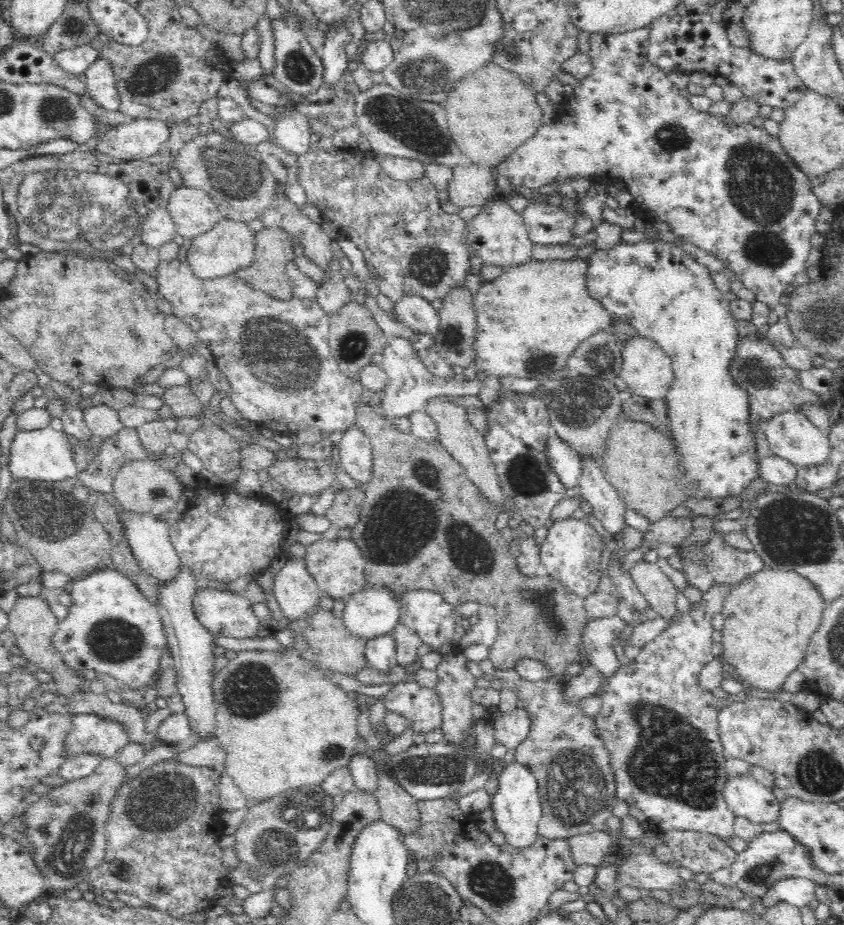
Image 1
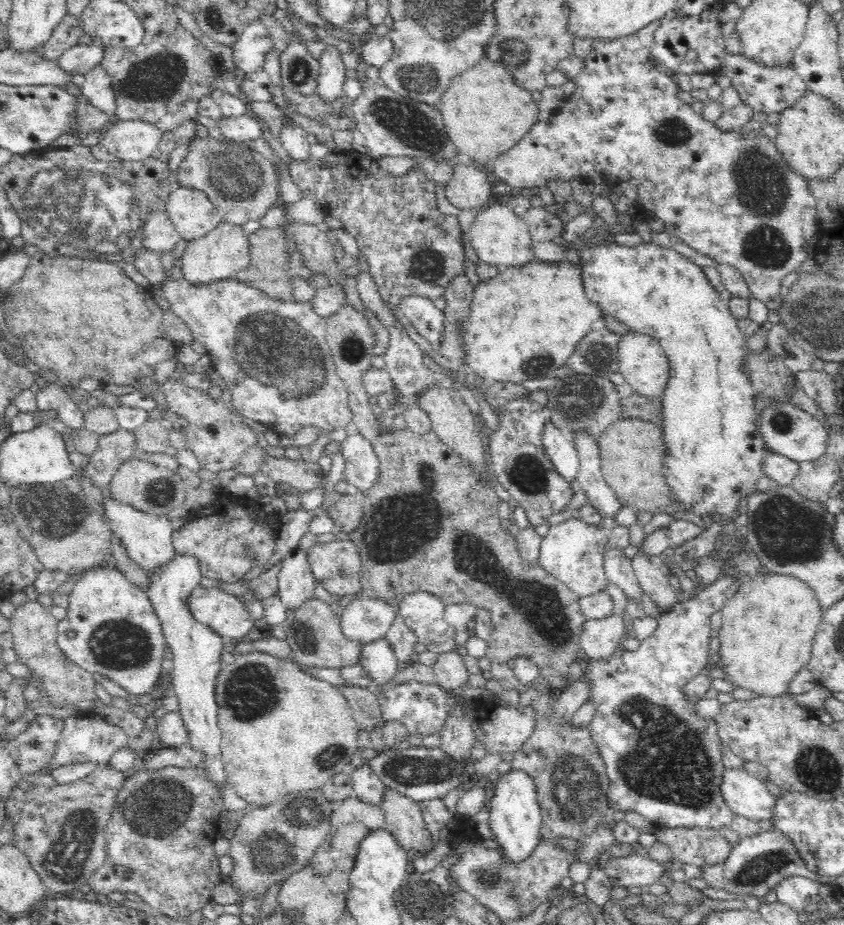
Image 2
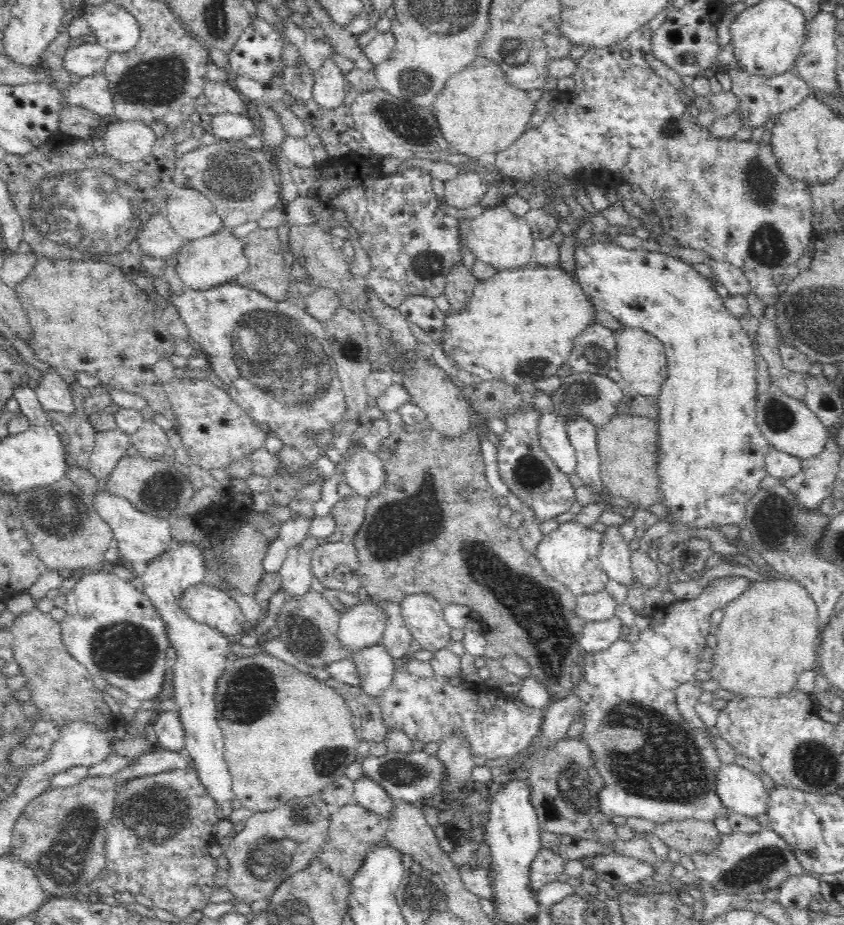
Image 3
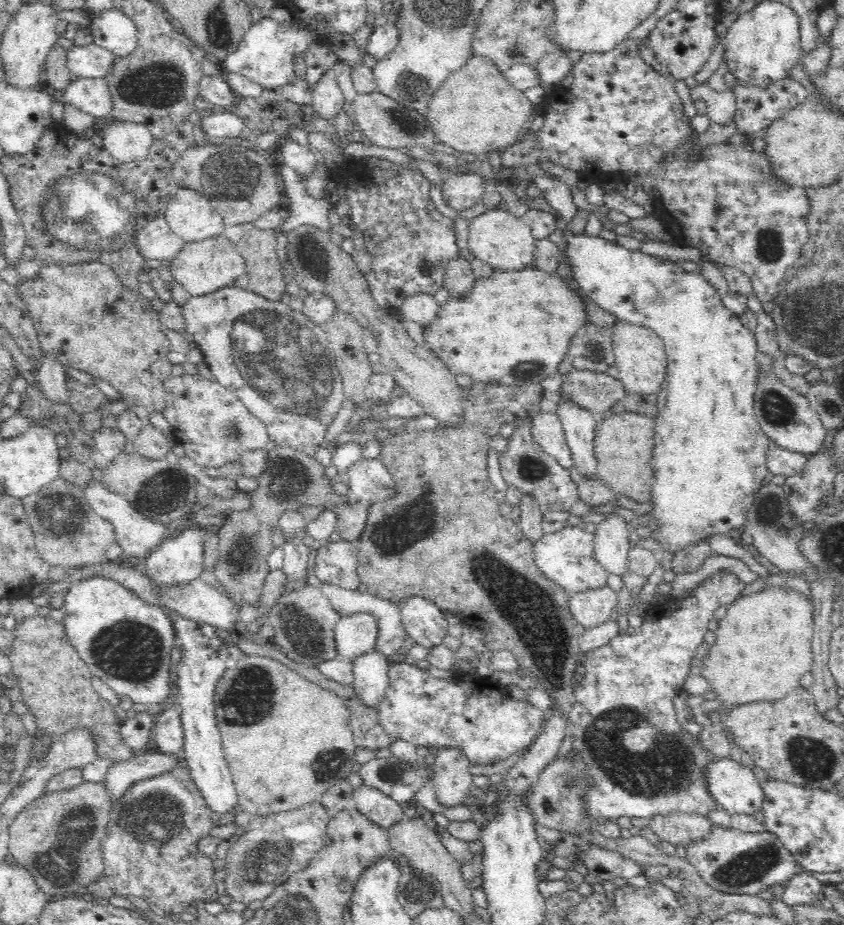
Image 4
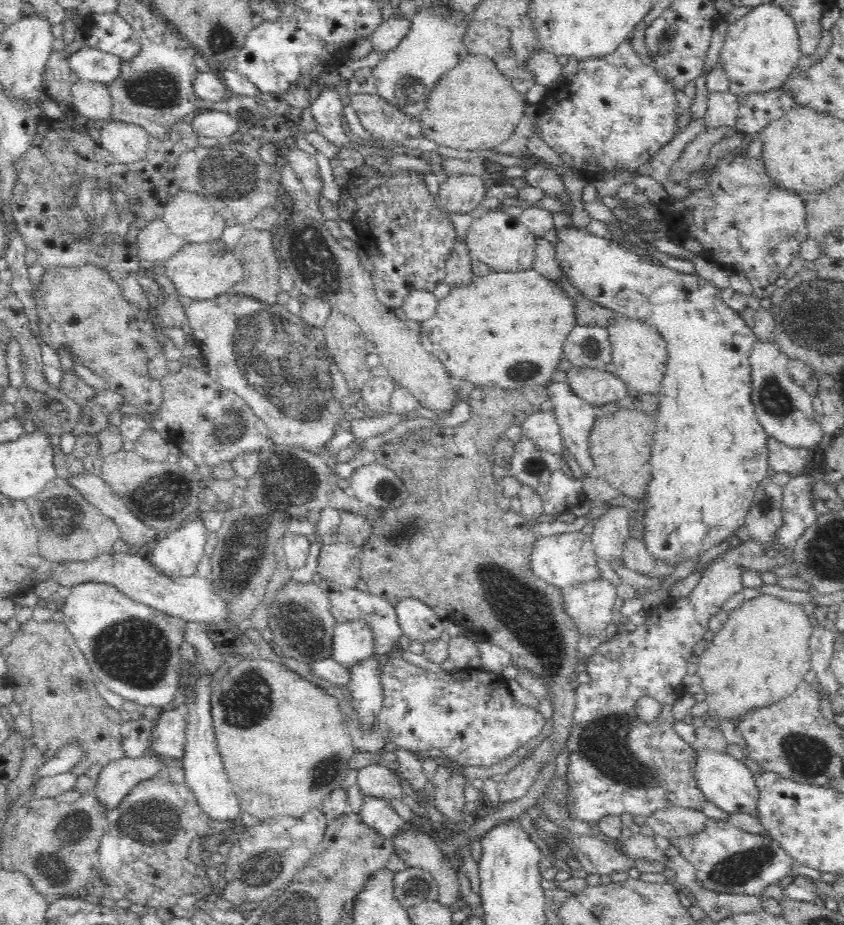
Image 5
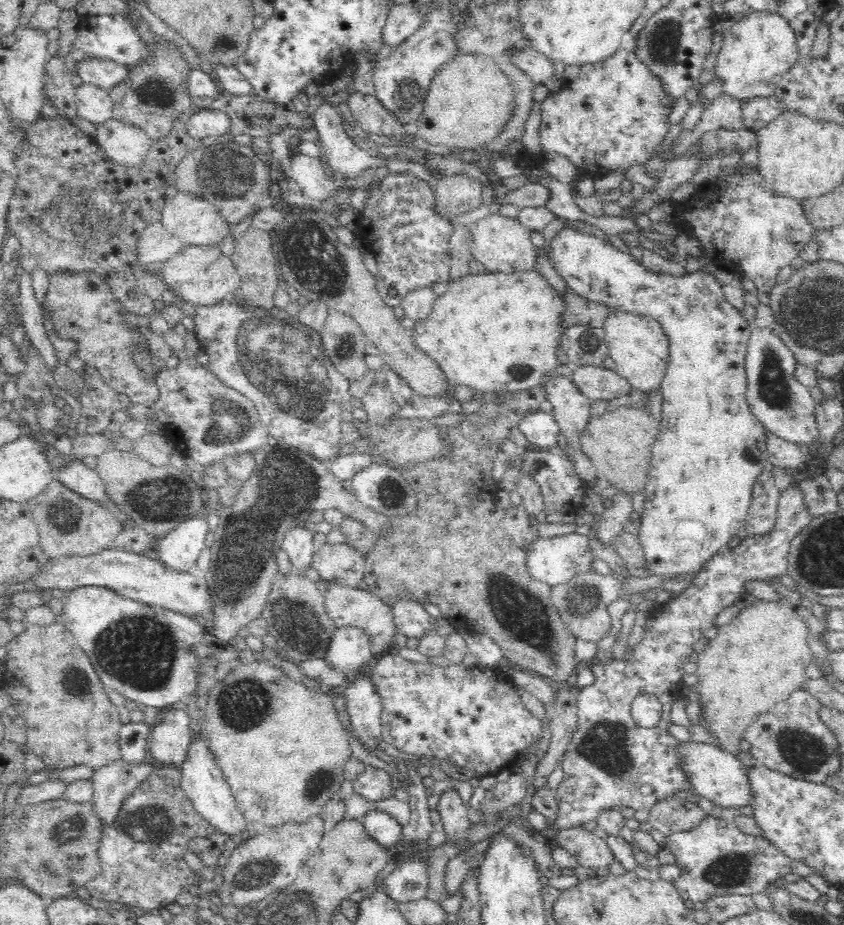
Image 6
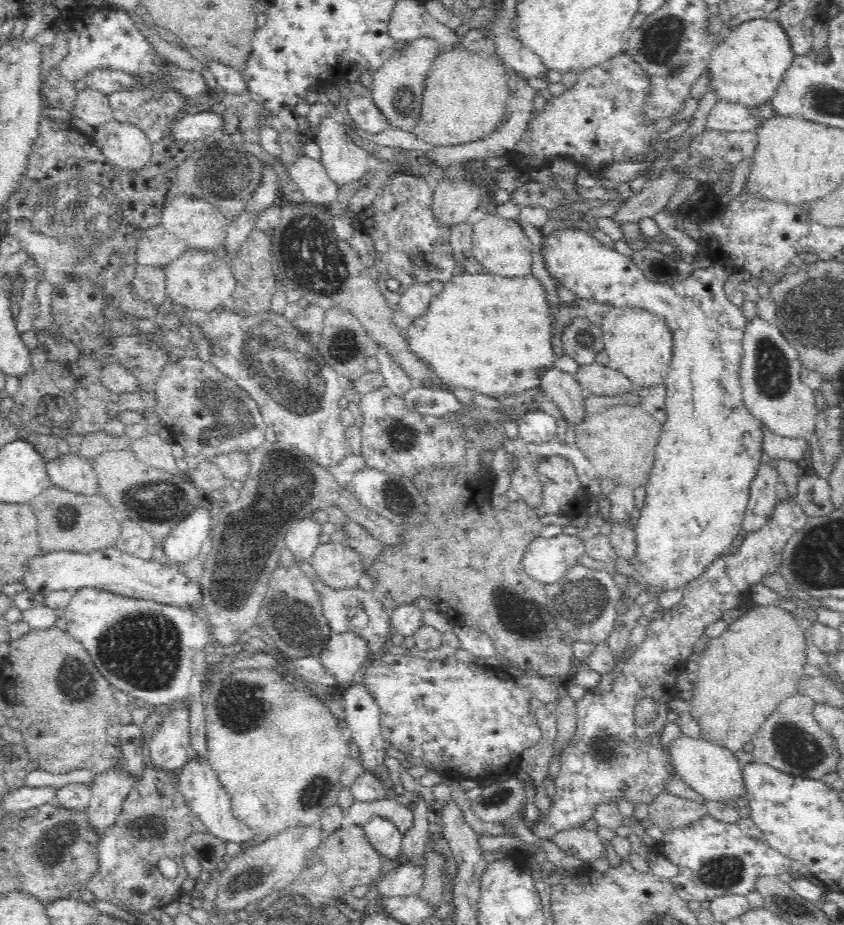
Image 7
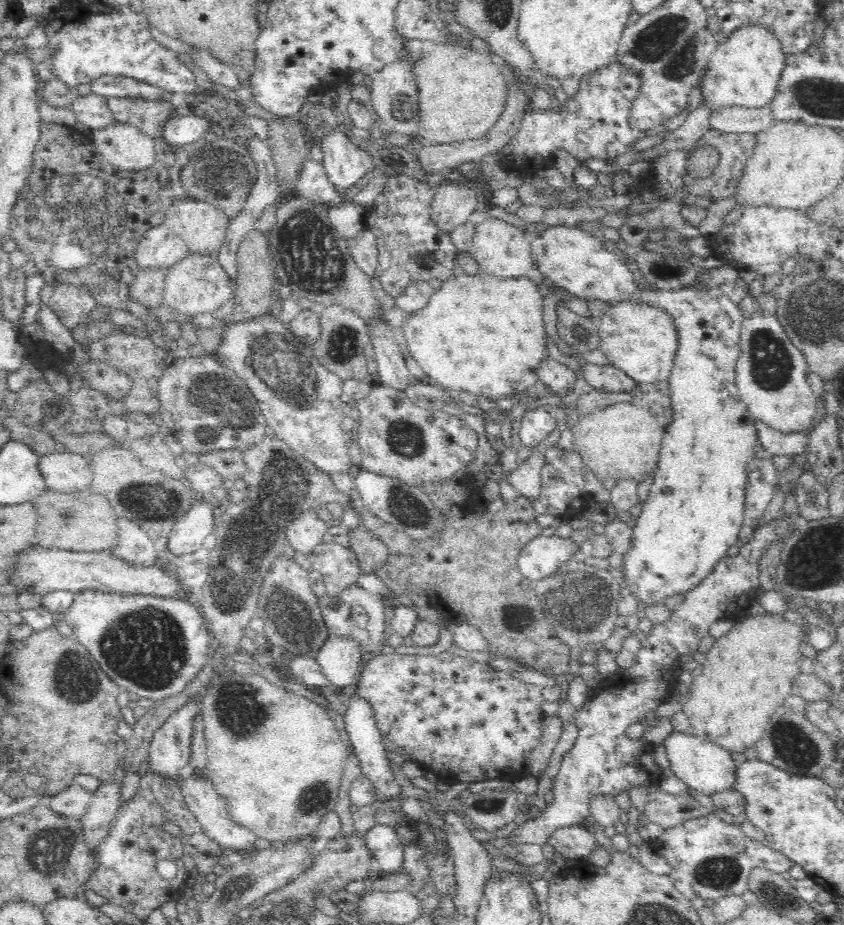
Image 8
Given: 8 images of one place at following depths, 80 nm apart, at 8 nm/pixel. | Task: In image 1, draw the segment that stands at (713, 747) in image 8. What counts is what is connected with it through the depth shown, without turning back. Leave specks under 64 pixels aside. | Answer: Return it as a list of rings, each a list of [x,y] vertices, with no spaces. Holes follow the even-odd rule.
[[[749,775],[729,776],[723,797],[736,817],[744,817],[760,825],[776,822],[782,806],[770,789]]]

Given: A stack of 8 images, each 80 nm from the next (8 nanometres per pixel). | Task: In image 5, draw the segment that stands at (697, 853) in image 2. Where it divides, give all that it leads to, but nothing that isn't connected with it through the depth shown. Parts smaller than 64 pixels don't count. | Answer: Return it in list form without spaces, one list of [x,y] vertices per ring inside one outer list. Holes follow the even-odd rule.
[[[666,806],[650,816],[647,826],[666,839],[692,836],[704,830],[708,818],[701,810],[683,808],[682,806]]]

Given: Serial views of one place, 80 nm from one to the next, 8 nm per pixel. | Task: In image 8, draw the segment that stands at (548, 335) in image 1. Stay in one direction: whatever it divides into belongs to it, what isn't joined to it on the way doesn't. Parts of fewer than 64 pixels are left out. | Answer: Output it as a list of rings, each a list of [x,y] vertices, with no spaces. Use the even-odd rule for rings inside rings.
[[[458,272],[443,281],[428,304],[412,313],[402,324],[406,355],[412,356],[424,375],[432,378],[438,387],[453,394],[464,390],[488,400],[520,394],[538,382],[538,366],[548,358],[546,329],[542,326],[543,298],[534,275],[501,279],[482,276],[479,272],[475,275]]]

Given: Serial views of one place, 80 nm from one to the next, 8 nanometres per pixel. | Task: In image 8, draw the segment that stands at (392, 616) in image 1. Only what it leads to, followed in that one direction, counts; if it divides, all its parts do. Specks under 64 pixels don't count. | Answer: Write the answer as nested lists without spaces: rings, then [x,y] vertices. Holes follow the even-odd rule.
[[[329,636],[317,650],[316,659],[329,686],[355,686],[365,655],[351,639],[343,636]]]

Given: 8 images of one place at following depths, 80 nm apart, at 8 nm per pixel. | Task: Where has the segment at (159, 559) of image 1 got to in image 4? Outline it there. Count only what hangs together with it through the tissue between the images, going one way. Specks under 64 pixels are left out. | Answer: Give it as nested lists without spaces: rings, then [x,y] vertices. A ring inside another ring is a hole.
[[[90,479],[83,486],[83,491],[94,512],[114,524],[116,542],[124,549],[124,556],[136,557],[140,560],[148,556],[164,540],[168,526],[146,518],[145,515],[134,510],[124,495],[108,489],[102,481]]]

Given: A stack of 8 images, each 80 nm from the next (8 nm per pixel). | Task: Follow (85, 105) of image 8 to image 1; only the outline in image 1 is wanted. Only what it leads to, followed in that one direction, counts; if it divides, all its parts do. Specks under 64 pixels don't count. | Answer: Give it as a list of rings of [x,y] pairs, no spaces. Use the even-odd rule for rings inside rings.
[[[98,58],[86,70],[83,79],[88,96],[96,105],[109,112],[117,112],[120,108],[119,94],[116,90],[116,79],[113,77],[112,66],[107,60]]]

